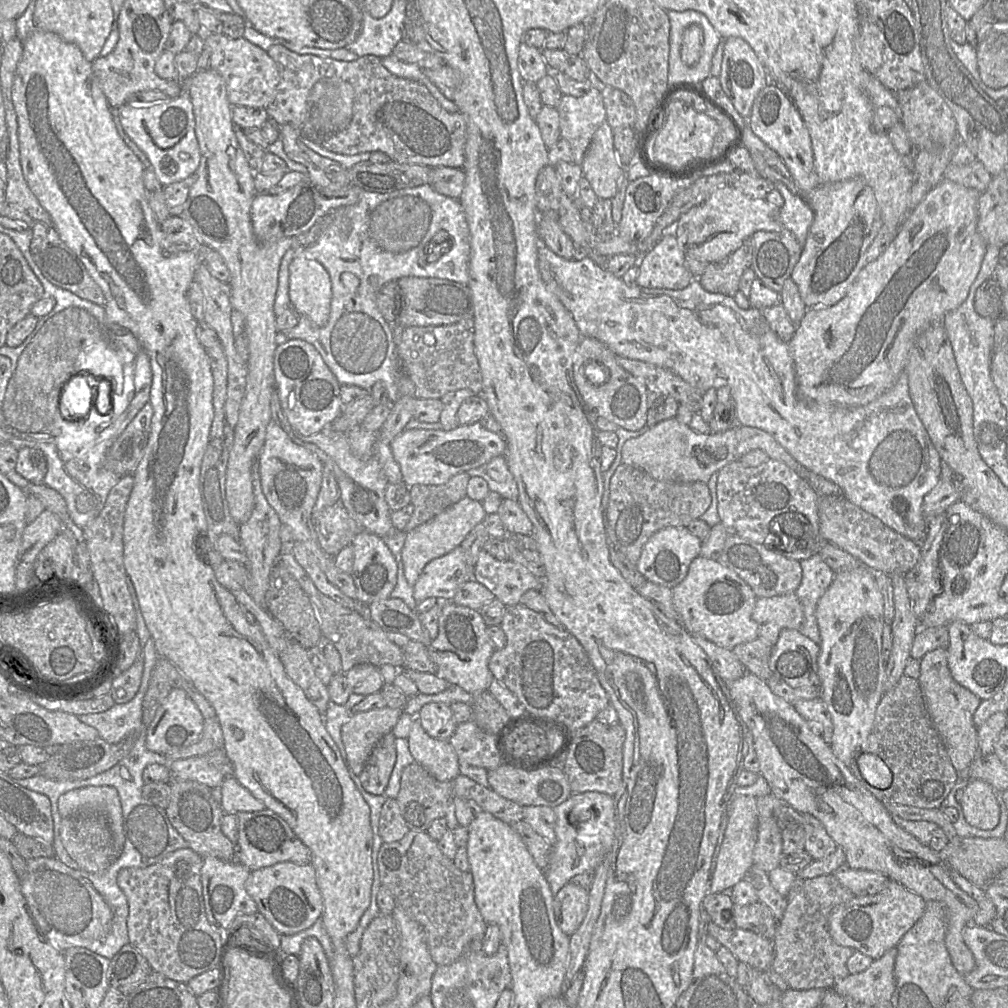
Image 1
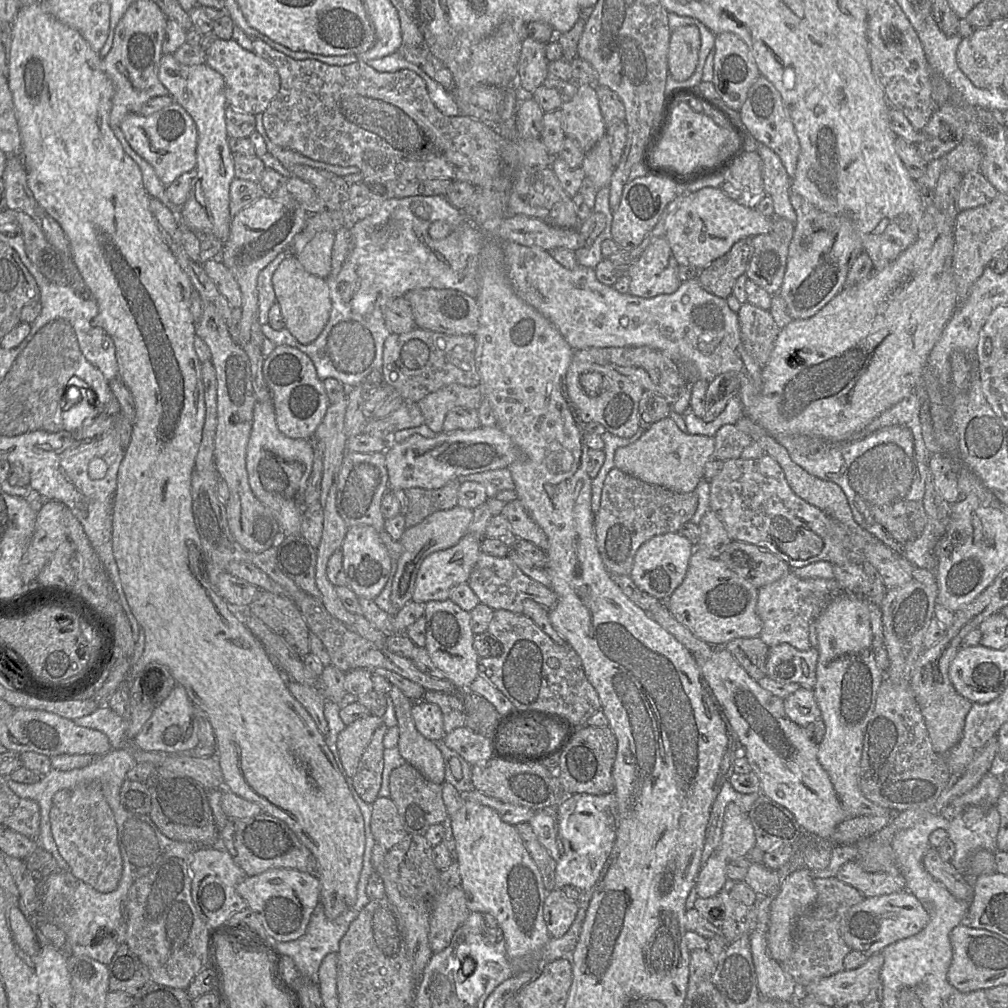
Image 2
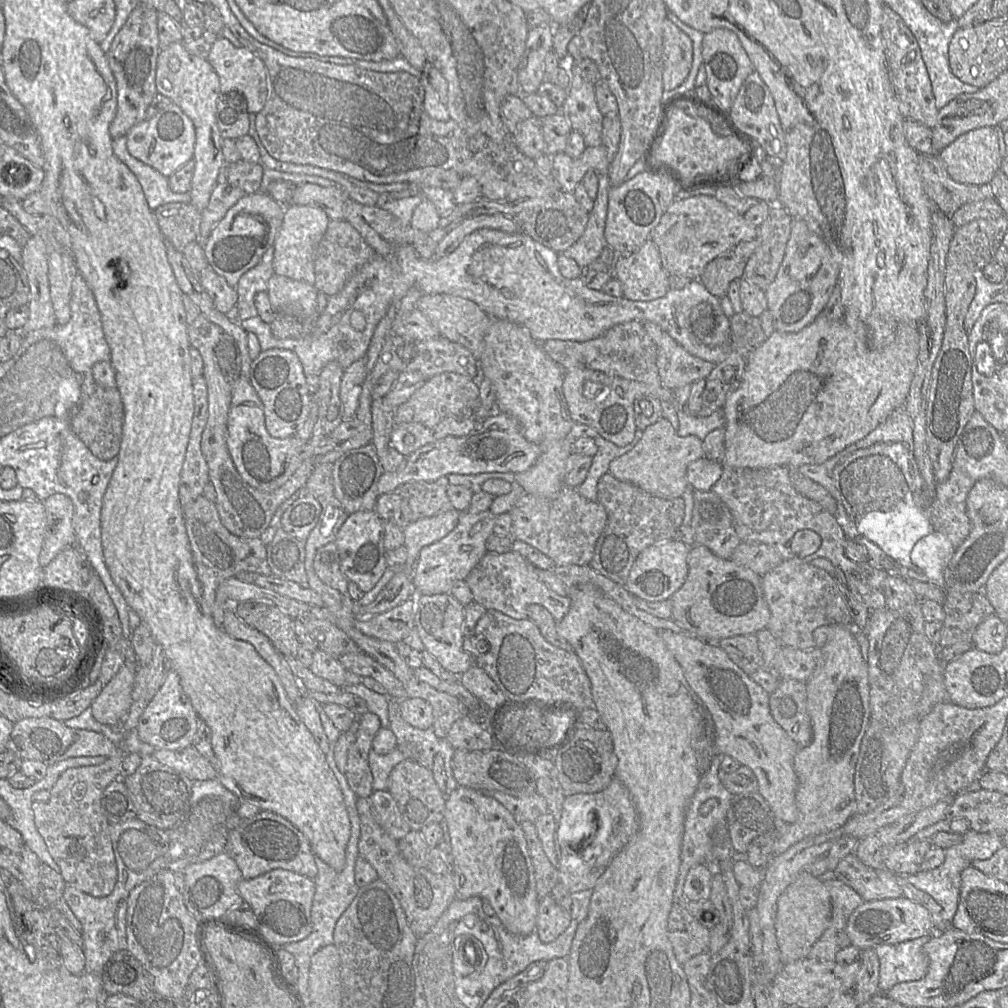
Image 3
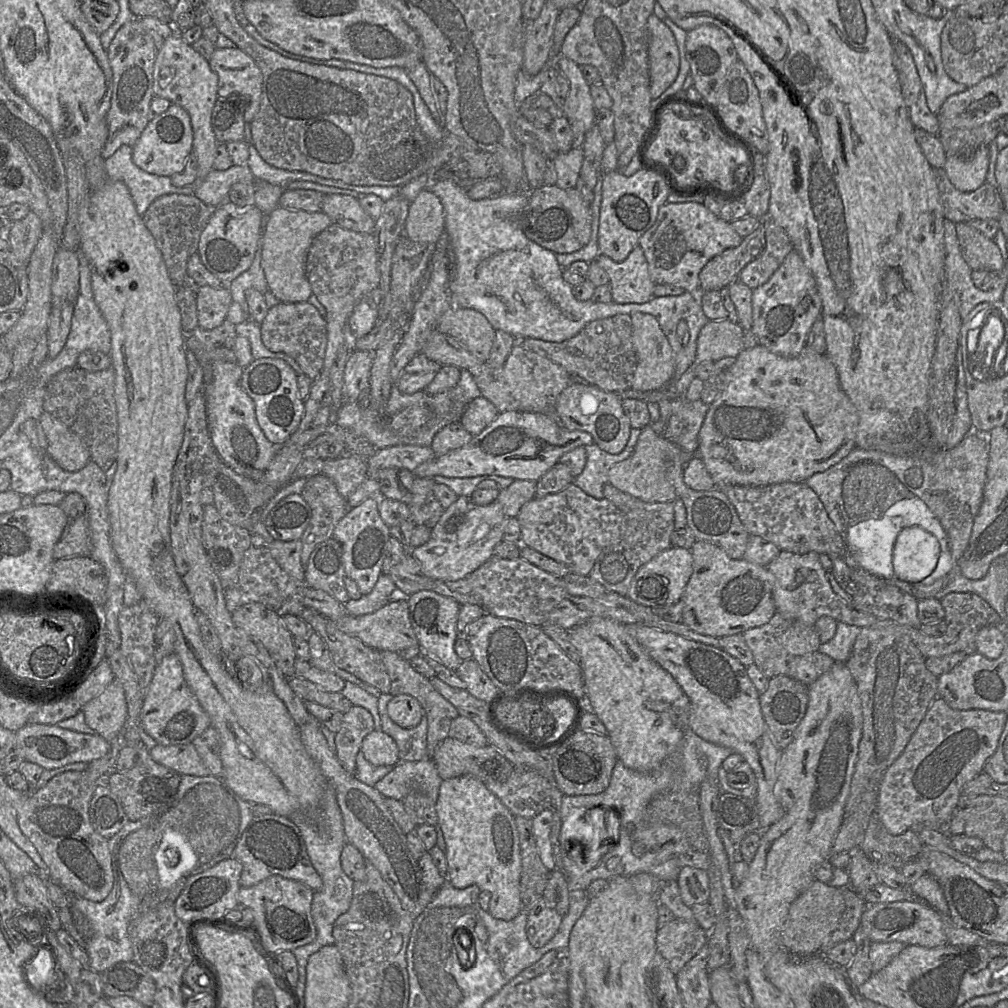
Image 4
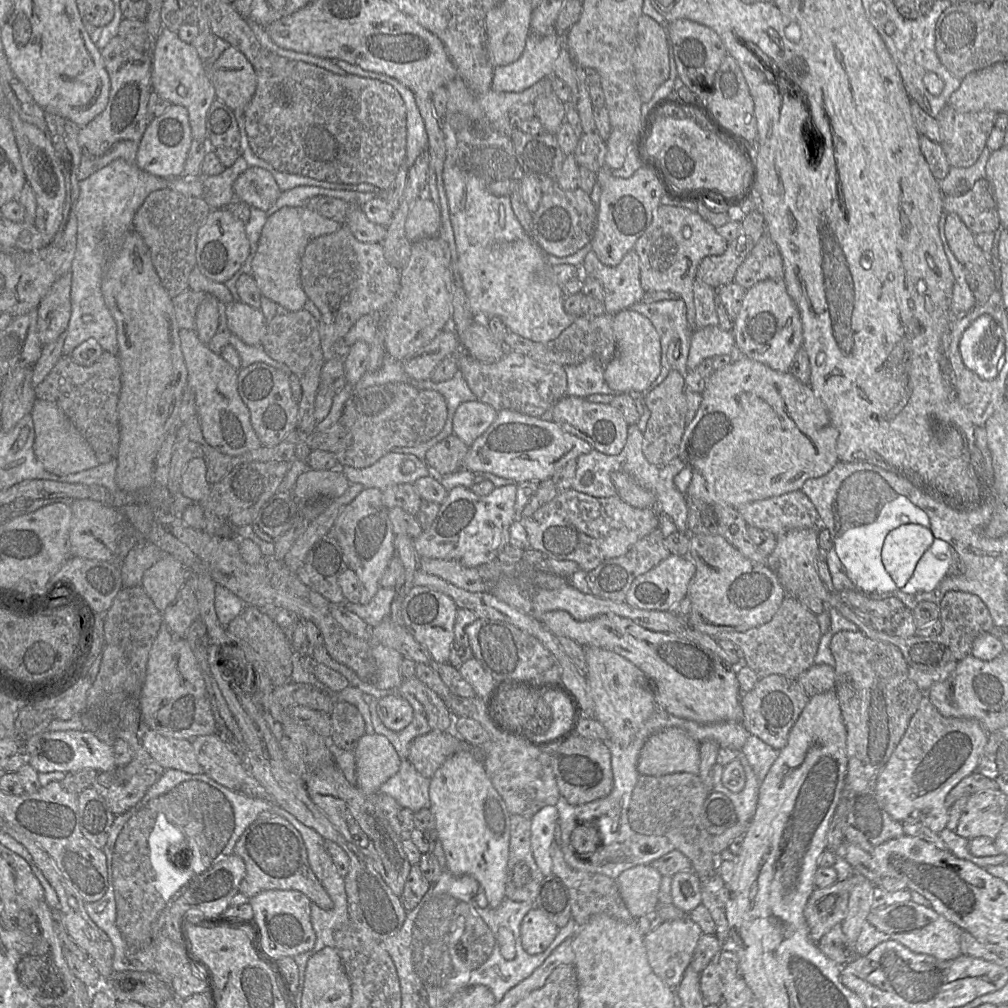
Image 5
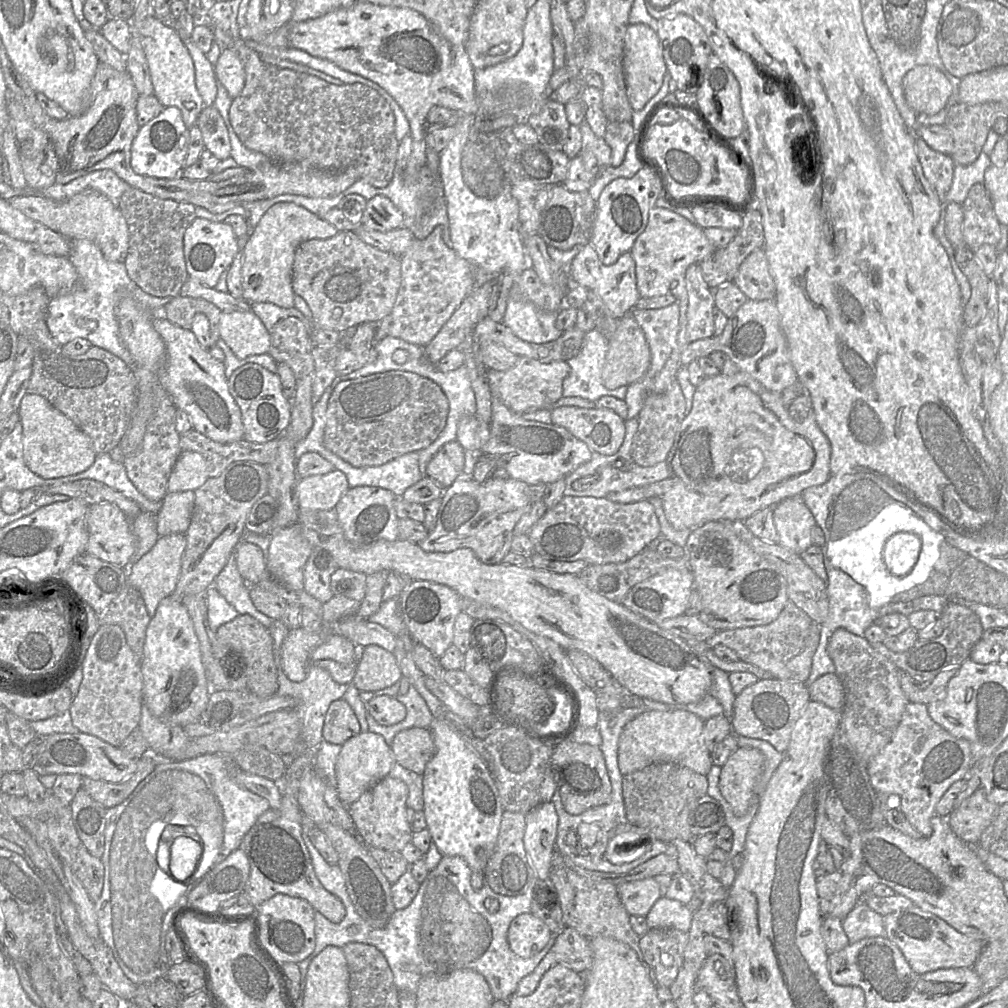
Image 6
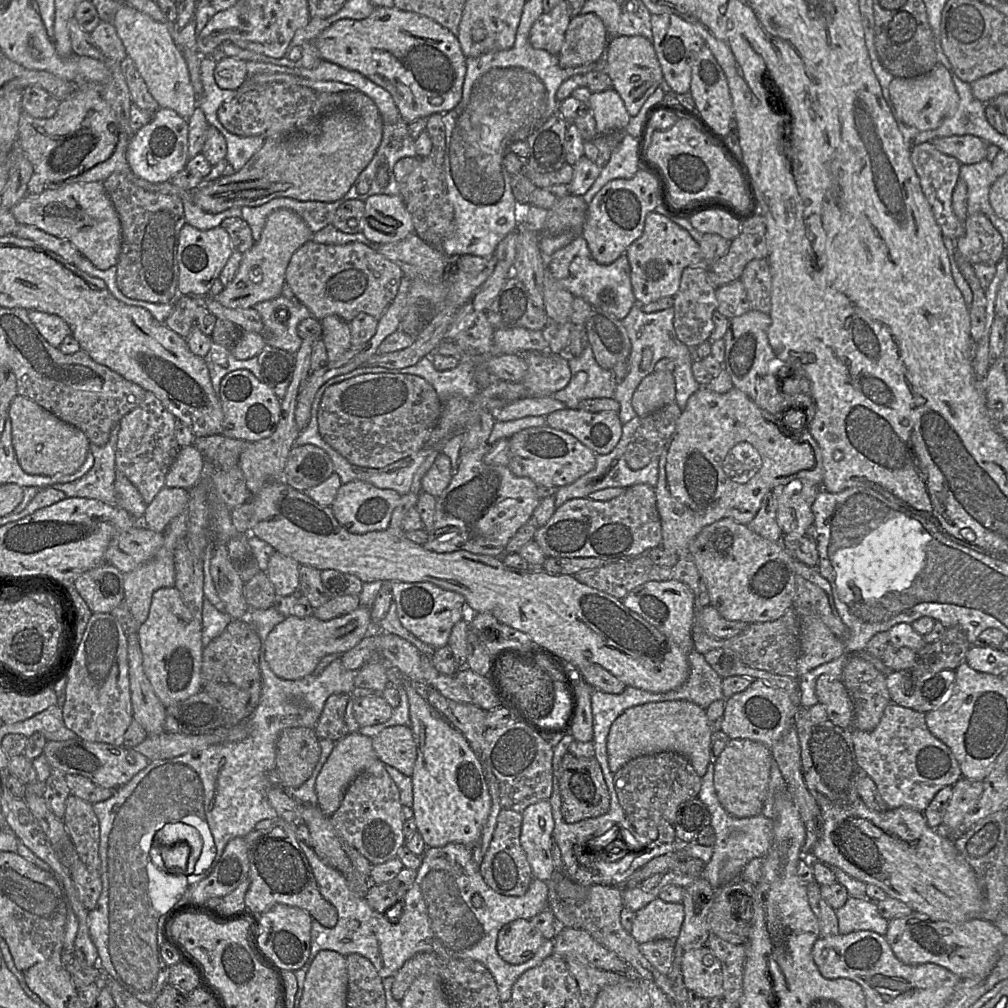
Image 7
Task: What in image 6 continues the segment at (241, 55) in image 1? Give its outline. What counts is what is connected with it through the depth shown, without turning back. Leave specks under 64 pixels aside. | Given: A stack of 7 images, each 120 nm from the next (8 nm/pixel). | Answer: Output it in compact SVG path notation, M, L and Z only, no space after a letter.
M222 49L214 70L229 96L236 98L245 84L245 70L237 54L231 49Z

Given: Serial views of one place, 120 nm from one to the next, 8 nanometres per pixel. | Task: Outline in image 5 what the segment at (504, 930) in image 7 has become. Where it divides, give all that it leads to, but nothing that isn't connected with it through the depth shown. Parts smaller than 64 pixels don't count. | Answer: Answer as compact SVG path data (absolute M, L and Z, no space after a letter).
M533 907L520 926L521 943L530 955L543 952L555 938L558 928L540 909Z

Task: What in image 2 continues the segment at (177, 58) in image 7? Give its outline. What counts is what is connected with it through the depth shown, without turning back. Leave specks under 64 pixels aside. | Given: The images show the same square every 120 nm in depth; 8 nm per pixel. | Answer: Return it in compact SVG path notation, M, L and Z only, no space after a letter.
M163 54L158 70L159 81L167 88L174 102L181 105L192 117L197 129L196 147L196 176L192 180L191 189L186 202L178 210L179 223L197 234L212 234L222 244L226 242L230 232L232 216L229 209L229 189L235 178L234 161L228 145L228 134L225 122L225 108L228 105L225 97L225 82L220 73L211 68L207 63L198 65L183 65L176 61L173 54Z

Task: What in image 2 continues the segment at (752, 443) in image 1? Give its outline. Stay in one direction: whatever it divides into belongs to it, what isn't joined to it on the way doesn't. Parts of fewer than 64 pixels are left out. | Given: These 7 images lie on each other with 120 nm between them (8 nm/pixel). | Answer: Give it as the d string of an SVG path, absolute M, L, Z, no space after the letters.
M736 424L723 425L714 435L715 458L726 461L737 459L753 439L736 427Z

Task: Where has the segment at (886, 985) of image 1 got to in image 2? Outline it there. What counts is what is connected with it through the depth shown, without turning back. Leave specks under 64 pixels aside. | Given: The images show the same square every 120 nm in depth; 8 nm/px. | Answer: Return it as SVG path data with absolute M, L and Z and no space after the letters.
M877 952L853 970L842 970L800 989L827 1006L845 1007L850 1003L862 1003L874 984L880 980L884 963L883 954Z

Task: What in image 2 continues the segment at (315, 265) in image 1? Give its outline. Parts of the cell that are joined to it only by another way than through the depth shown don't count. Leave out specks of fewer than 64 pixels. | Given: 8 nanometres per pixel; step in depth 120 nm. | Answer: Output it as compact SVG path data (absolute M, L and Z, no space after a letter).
M288 255L274 272L272 284L285 328L301 343L315 340L324 328L331 310L327 280L308 273L294 255Z

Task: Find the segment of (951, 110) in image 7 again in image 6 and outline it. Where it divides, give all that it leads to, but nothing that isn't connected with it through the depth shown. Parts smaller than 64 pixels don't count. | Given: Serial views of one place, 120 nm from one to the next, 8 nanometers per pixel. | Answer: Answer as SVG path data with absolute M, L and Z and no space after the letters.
M932 65L916 66L903 78L903 92L908 106L916 113L935 115L952 93L947 77Z

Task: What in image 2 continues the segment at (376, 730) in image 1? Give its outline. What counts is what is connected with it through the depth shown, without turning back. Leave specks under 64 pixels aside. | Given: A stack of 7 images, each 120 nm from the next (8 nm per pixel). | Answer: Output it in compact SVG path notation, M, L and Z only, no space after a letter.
M368 715L352 722L339 733L337 748L343 768L350 777L356 774L360 759L381 724L384 724L382 717Z

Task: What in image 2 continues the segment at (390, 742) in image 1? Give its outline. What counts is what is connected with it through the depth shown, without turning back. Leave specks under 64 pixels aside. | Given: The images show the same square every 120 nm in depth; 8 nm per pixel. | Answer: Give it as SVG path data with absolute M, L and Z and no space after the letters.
M381 724L375 730L360 759L356 774L352 777L357 793L369 804L372 804L379 797L384 767L383 739L387 729L385 724Z

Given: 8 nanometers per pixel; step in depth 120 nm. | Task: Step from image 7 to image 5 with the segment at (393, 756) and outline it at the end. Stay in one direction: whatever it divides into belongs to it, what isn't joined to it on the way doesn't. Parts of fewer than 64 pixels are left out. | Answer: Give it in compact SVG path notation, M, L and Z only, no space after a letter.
M431 730L411 742L407 760L422 776L431 779L447 759L462 750L475 748L462 738Z

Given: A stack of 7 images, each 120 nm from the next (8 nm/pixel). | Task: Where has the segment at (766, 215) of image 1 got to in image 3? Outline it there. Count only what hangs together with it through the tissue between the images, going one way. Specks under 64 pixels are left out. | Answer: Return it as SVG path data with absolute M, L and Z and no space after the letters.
M697 195L676 199L662 215L658 225L651 231L650 239L659 250L661 265L670 275L682 275L698 280L706 265L744 241L758 236L758 227L747 222L714 196Z

